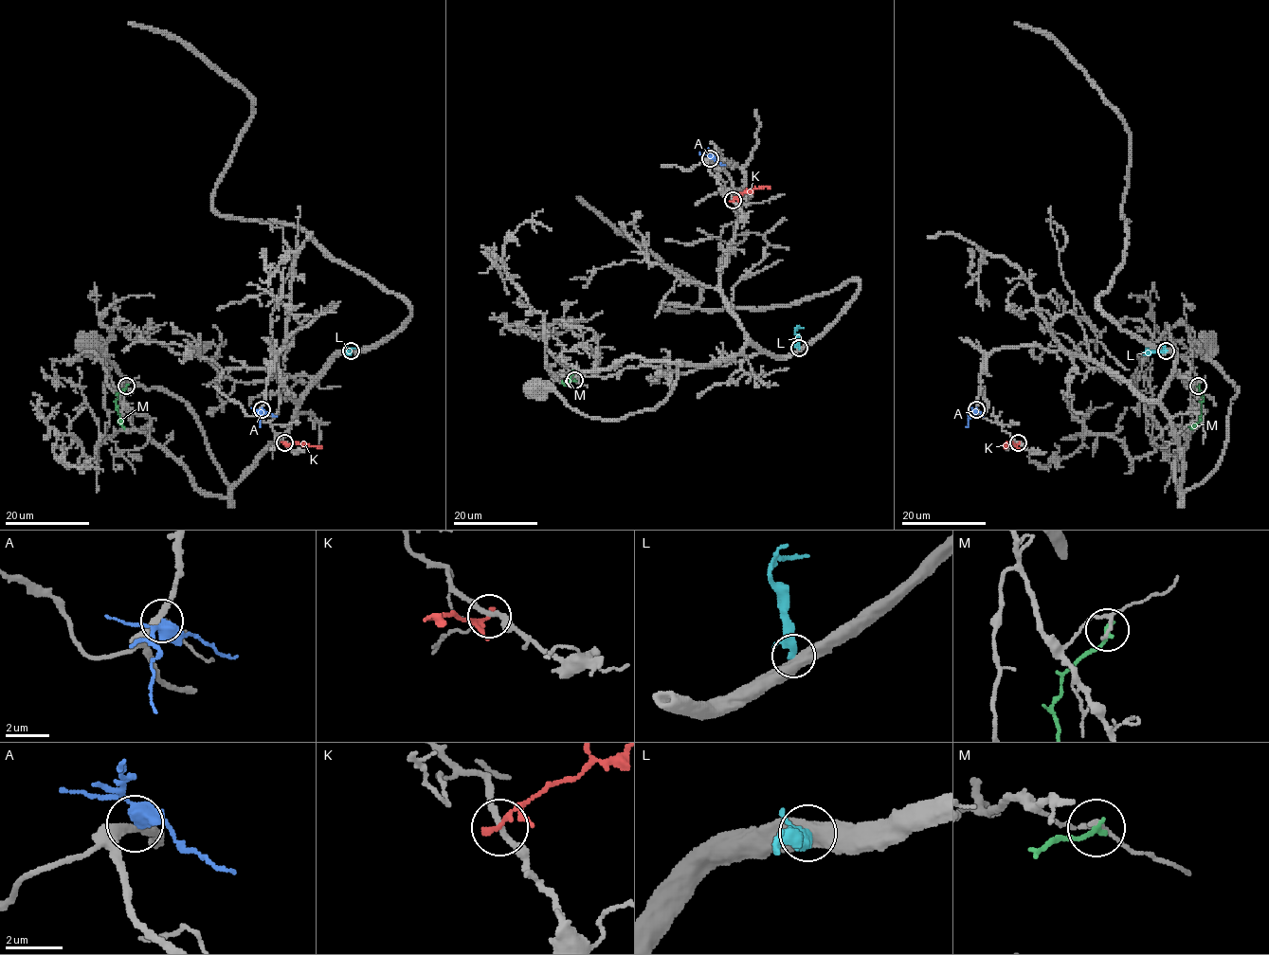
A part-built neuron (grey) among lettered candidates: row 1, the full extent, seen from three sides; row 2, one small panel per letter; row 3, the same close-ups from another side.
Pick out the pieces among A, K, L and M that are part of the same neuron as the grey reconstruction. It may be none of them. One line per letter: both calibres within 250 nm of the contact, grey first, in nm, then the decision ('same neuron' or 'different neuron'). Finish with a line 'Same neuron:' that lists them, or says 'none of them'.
A: 320 nm thick on the grey side, 400 nm on the other; same neuron
K: 200 nm thick on the grey side, 150 nm on the other; different neuron
L: 550 nm thick on the grey side, 320 nm on the other; different neuron
M: 140 nm thick on the grey side, 220 nm on the other; different neuron
Same neuron: A

